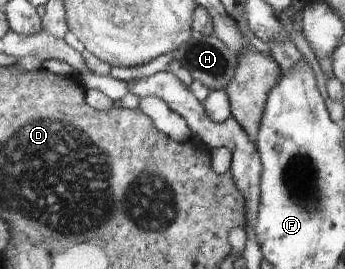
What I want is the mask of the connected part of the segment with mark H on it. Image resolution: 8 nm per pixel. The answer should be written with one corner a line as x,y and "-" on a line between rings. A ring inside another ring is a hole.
192,30
191,39
172,54
173,60
180,61
181,67
210,91
225,90
235,75
236,53
214,35
205,37

